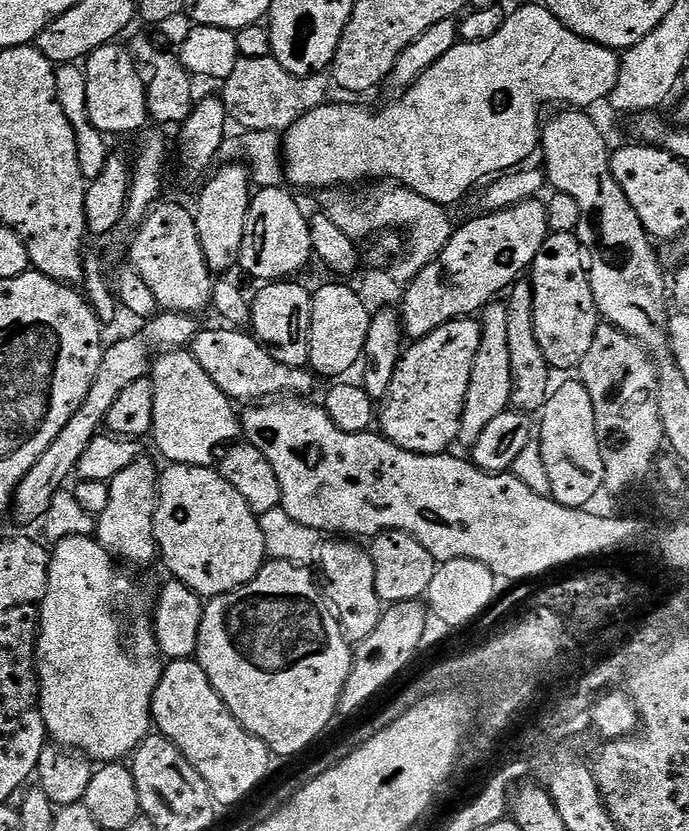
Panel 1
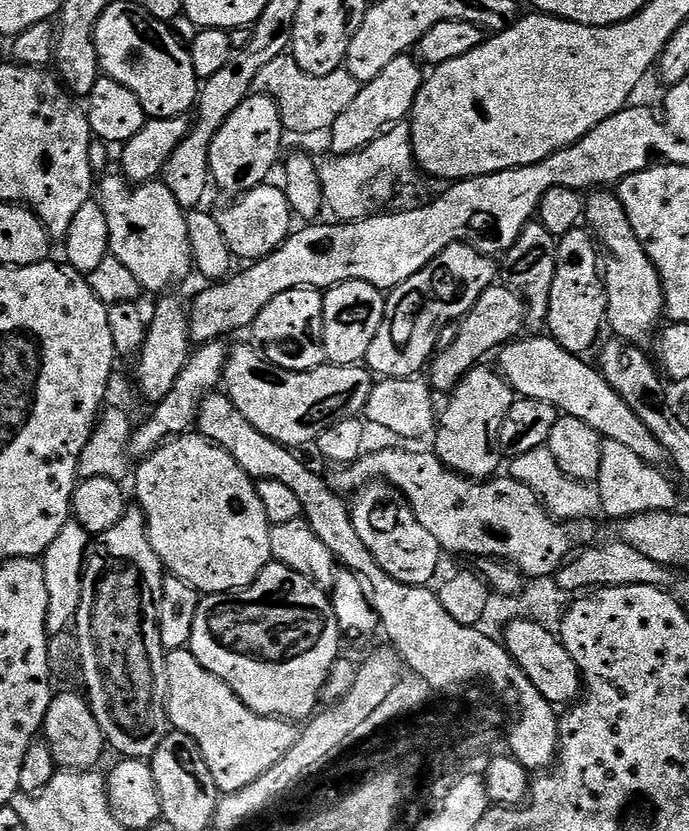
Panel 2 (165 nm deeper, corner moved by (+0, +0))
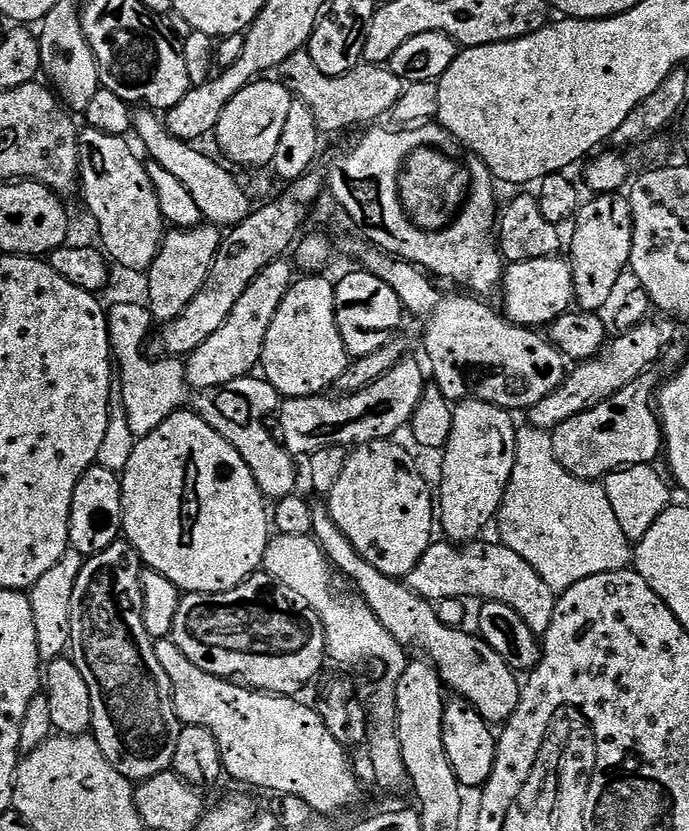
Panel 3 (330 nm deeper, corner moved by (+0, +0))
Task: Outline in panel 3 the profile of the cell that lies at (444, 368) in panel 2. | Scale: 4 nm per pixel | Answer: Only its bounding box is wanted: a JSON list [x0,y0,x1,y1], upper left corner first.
[502,255,574,330]

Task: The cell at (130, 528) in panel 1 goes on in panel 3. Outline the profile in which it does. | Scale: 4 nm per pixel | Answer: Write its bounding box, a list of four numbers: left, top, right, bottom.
[70,539,182,782]

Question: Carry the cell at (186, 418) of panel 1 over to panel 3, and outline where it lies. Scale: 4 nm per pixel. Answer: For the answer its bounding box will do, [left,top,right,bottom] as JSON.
[312,507,521,726]

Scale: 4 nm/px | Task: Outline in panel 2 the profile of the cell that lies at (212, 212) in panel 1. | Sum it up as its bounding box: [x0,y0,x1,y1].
[208,95,286,198]

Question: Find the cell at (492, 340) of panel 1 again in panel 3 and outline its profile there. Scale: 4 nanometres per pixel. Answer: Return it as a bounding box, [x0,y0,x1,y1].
[438,400,517,546]

